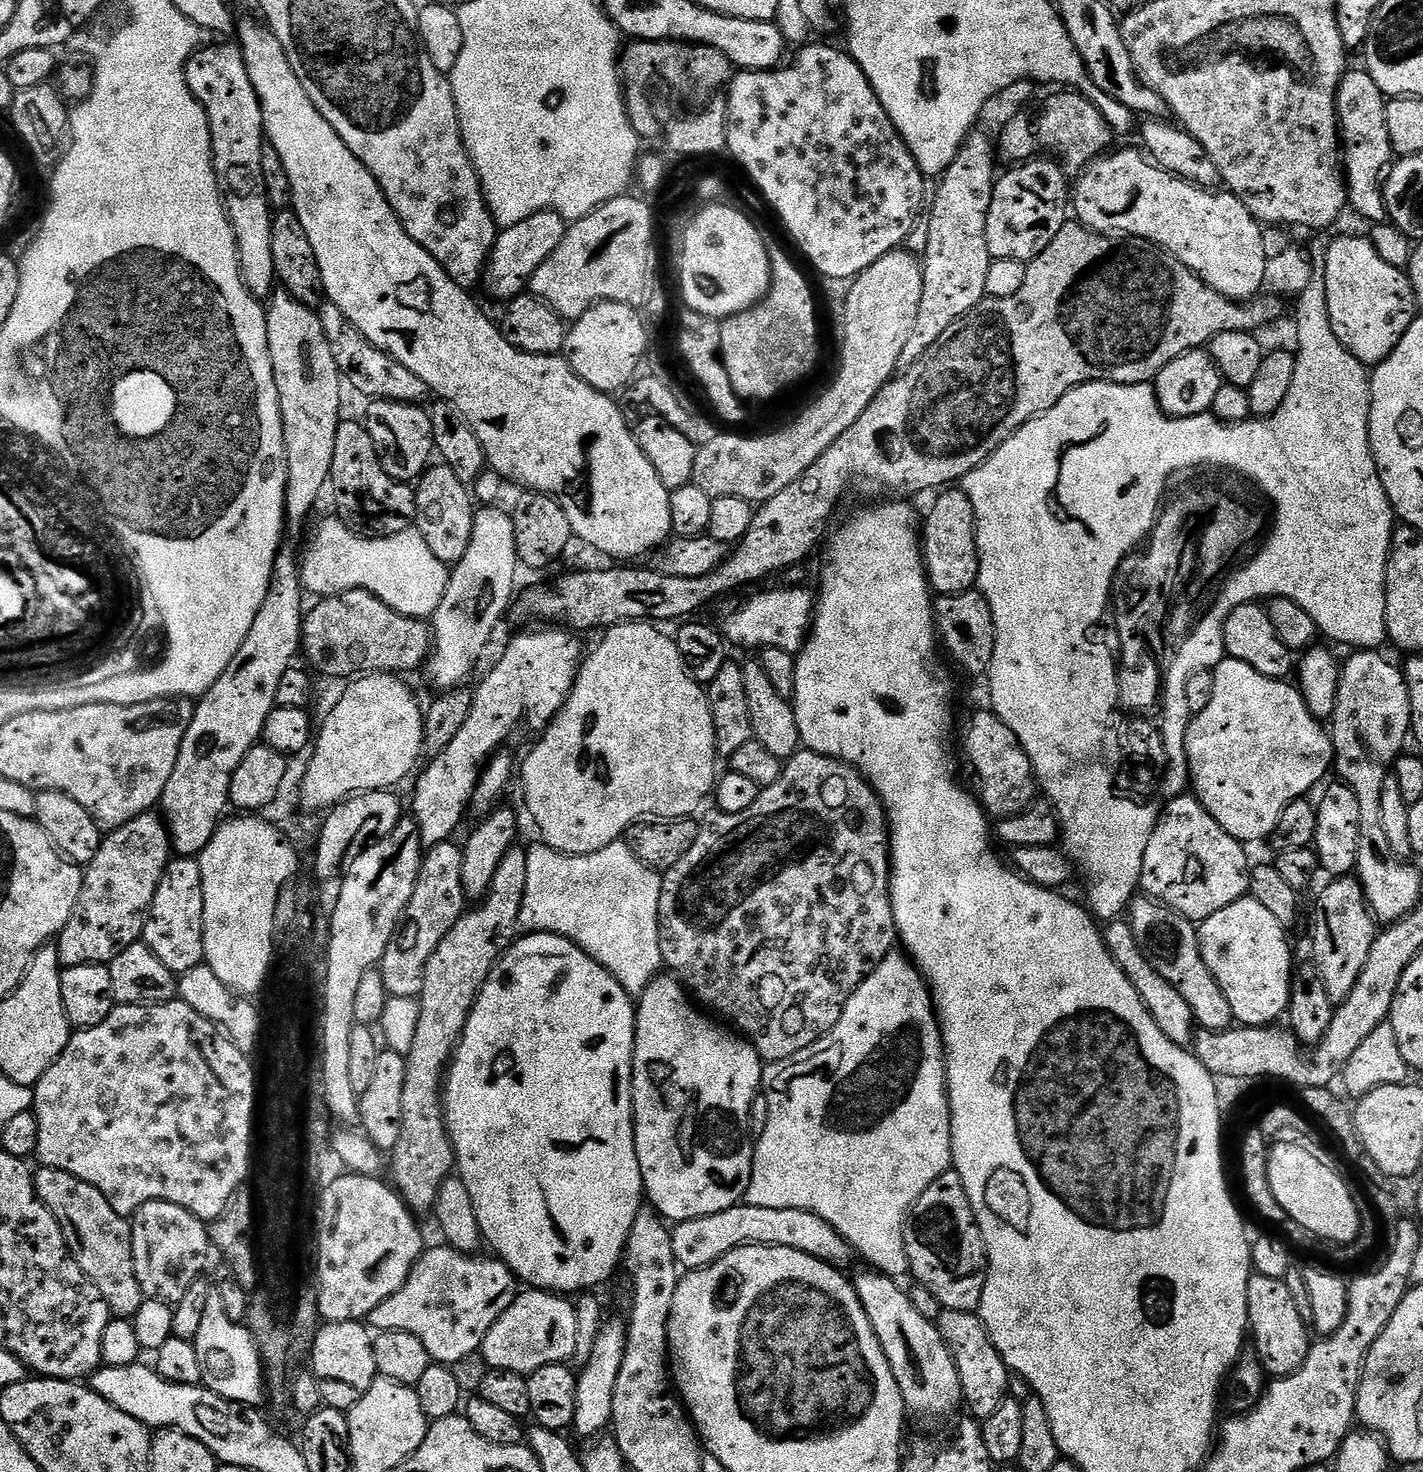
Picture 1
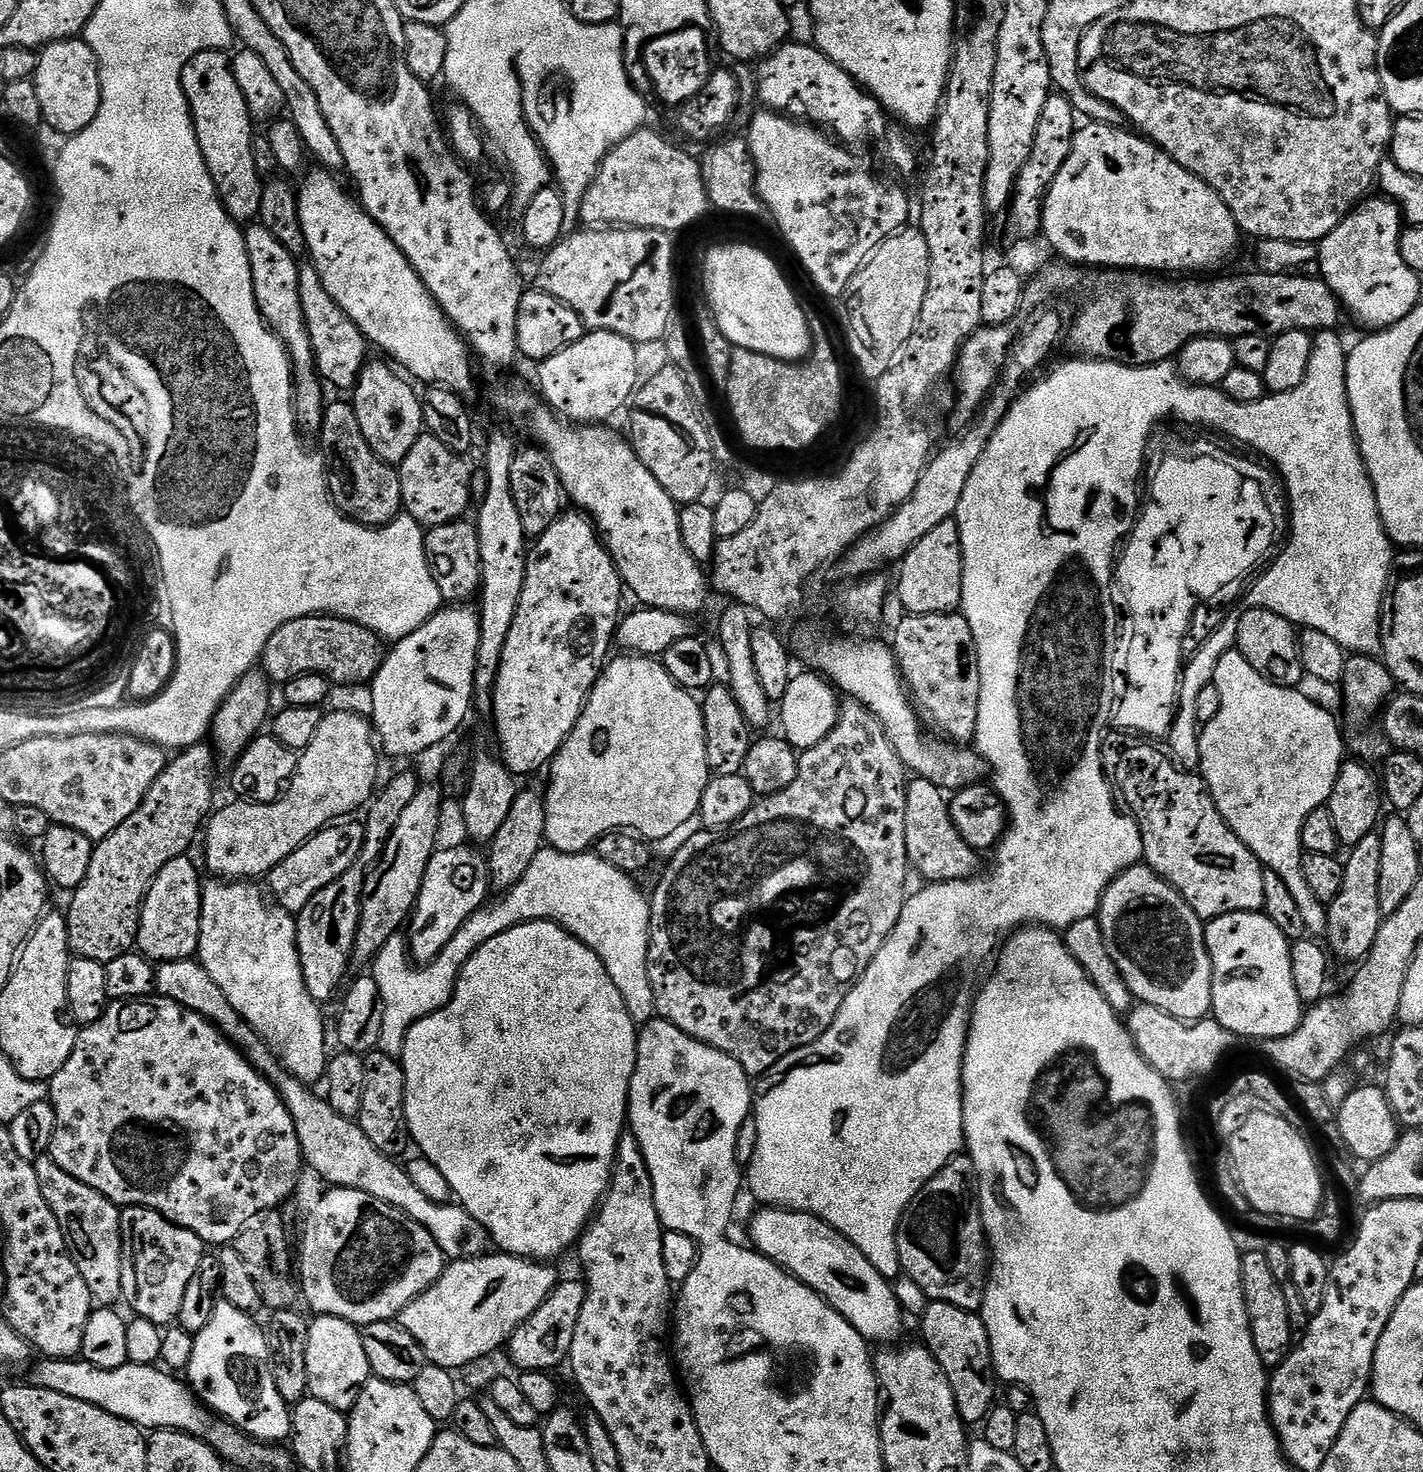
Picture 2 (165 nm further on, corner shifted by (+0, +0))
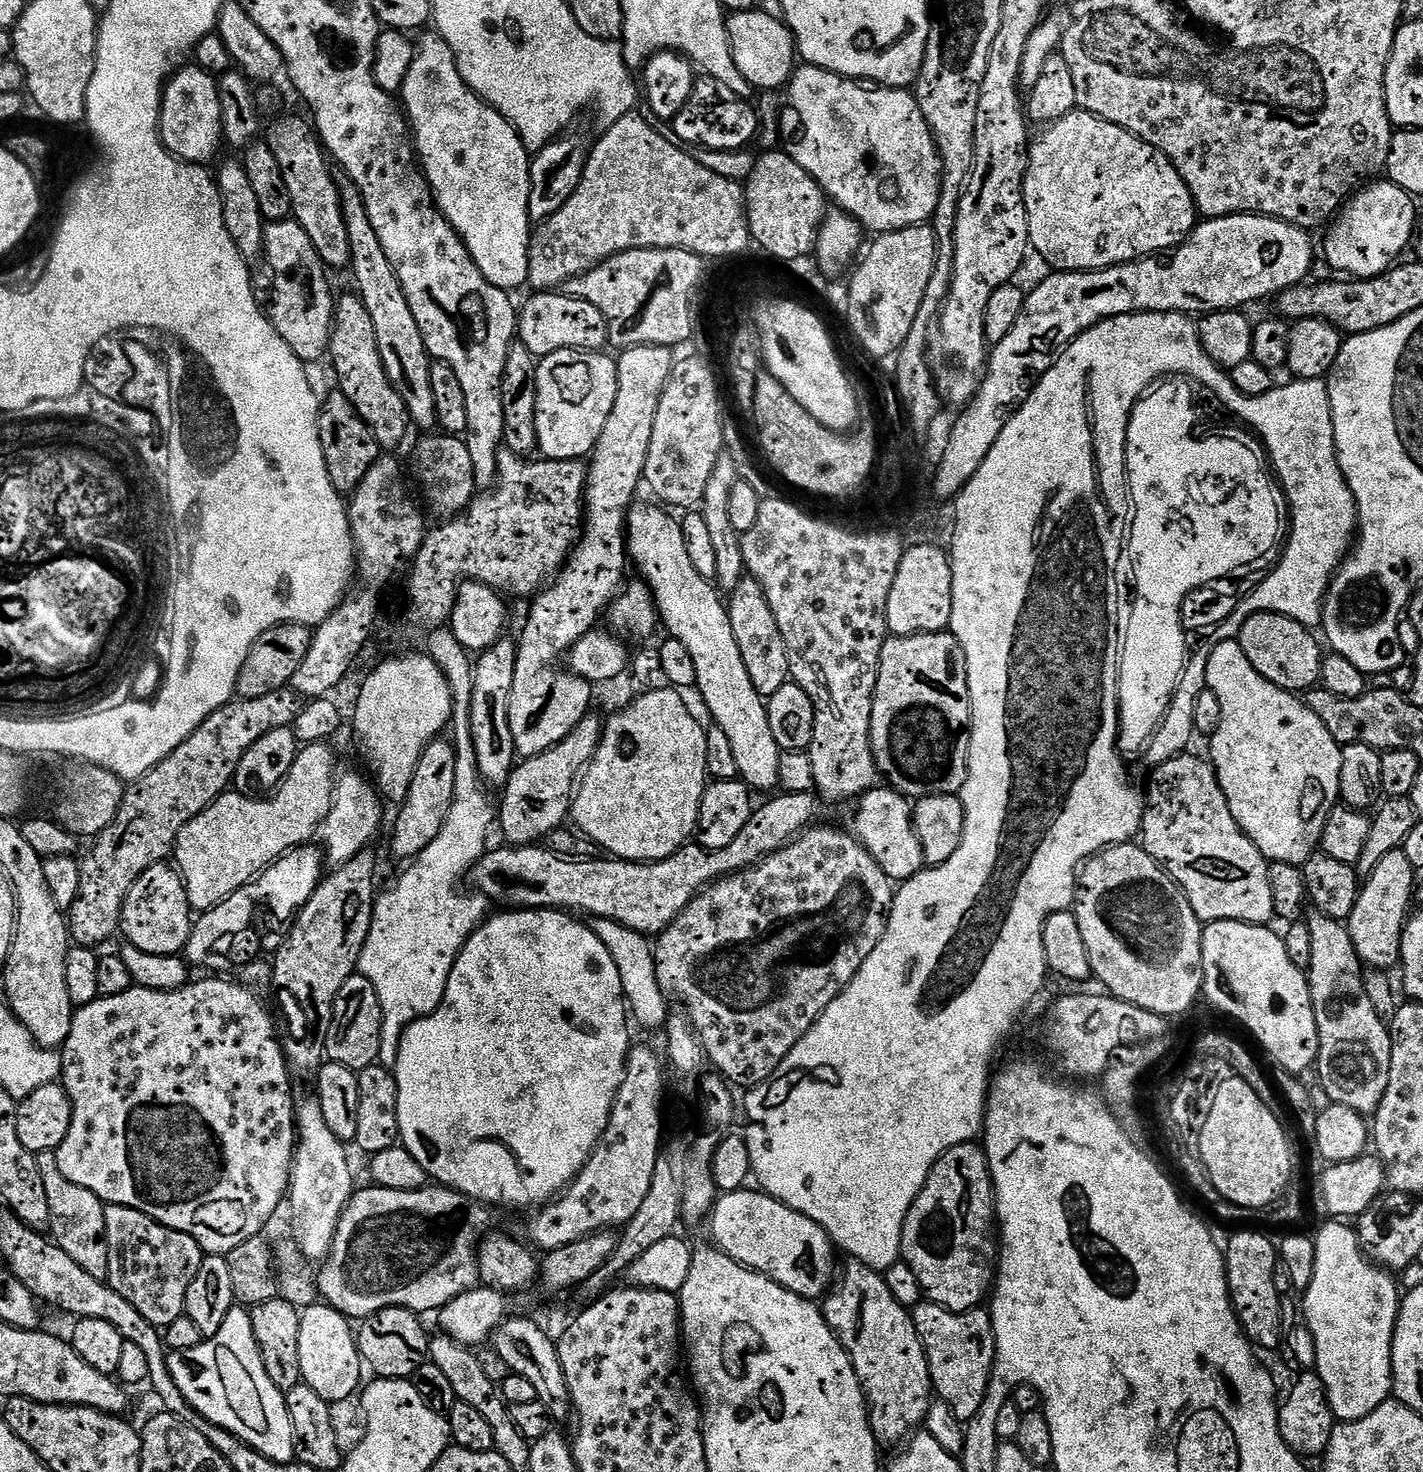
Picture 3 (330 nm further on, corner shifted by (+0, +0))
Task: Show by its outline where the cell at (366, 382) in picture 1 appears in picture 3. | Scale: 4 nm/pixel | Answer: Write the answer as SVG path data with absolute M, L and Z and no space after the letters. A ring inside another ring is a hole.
M291 218L274 220L264 226L264 255L268 260L268 268L272 271L272 301L266 304L266 315L278 334L282 334L282 342L294 350L298 359L305 365L312 366L315 360L328 356L328 344L332 341L332 321L336 318L337 297L332 296L332 288L328 285L329 269L322 262L318 250L314 250L314 242L310 242L310 234L302 230L302 226Z

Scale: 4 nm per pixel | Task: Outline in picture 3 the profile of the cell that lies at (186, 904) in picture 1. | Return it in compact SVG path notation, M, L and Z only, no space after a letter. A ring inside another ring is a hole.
M161 862L150 866L143 872L128 892L124 909L120 915L120 932L122 936L125 936L123 939L127 943L133 944L138 950L146 950L146 954L174 956L183 953L187 949L193 923L194 909L190 901L188 901L188 891L184 885L183 876L171 863Z

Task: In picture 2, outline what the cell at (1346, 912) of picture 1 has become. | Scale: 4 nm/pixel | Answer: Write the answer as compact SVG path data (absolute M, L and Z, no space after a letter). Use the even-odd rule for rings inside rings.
M1379 831L1366 834L1362 842L1355 844L1343 861L1342 890L1338 890L1338 898L1330 902L1328 910L1327 939L1332 939L1336 952L1344 960L1363 961L1374 946L1374 938L1378 938L1381 915L1378 906L1378 870L1382 870L1382 842Z

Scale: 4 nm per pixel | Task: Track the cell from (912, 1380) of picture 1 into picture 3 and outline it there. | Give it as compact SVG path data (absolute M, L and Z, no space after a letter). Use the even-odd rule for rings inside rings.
M763 1190L748 1191L723 1193L712 1205L711 1213L706 1220L708 1232L712 1235L711 1243L730 1258L743 1264L744 1267L751 1268L752 1271L760 1272L766 1278L770 1278L778 1286L813 1302L819 1301L833 1287L834 1277L838 1272L836 1245L826 1234L826 1230L822 1230L822 1226L818 1226L818 1222L806 1218L806 1214L798 1214L798 1210L778 1202Z

